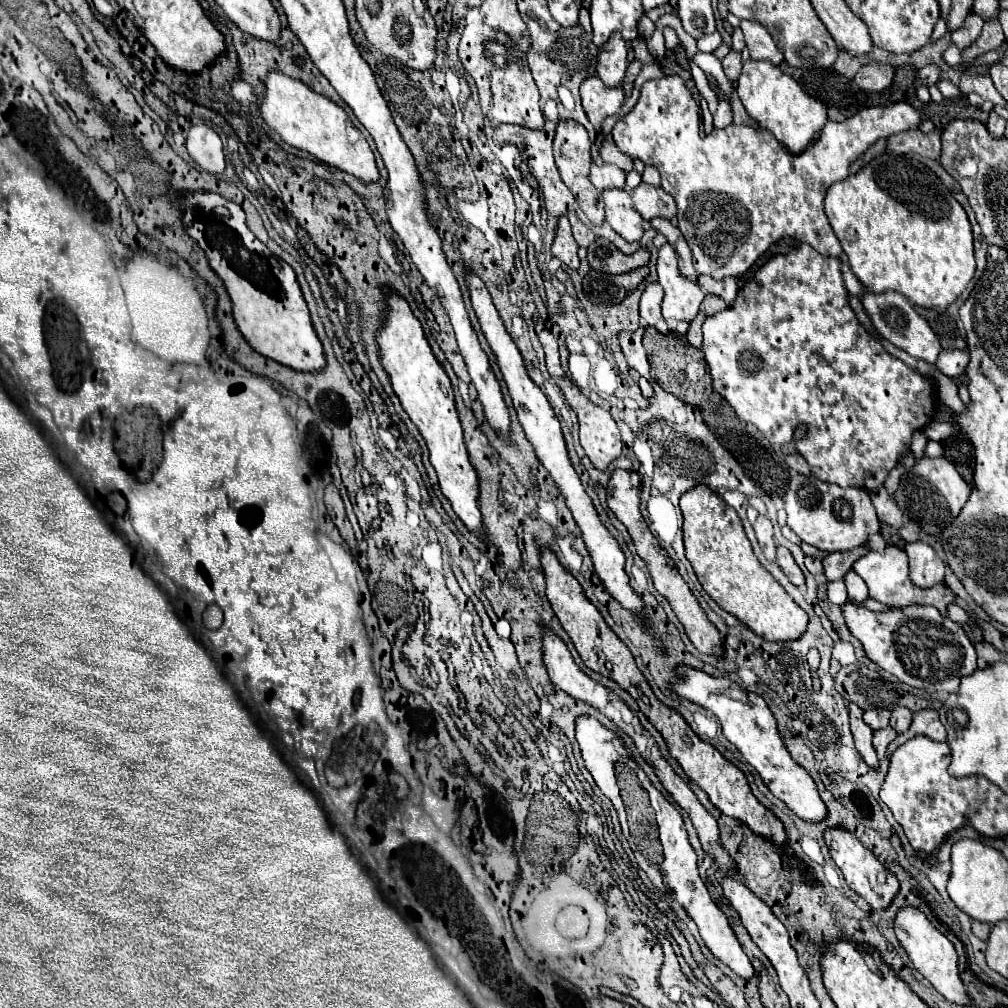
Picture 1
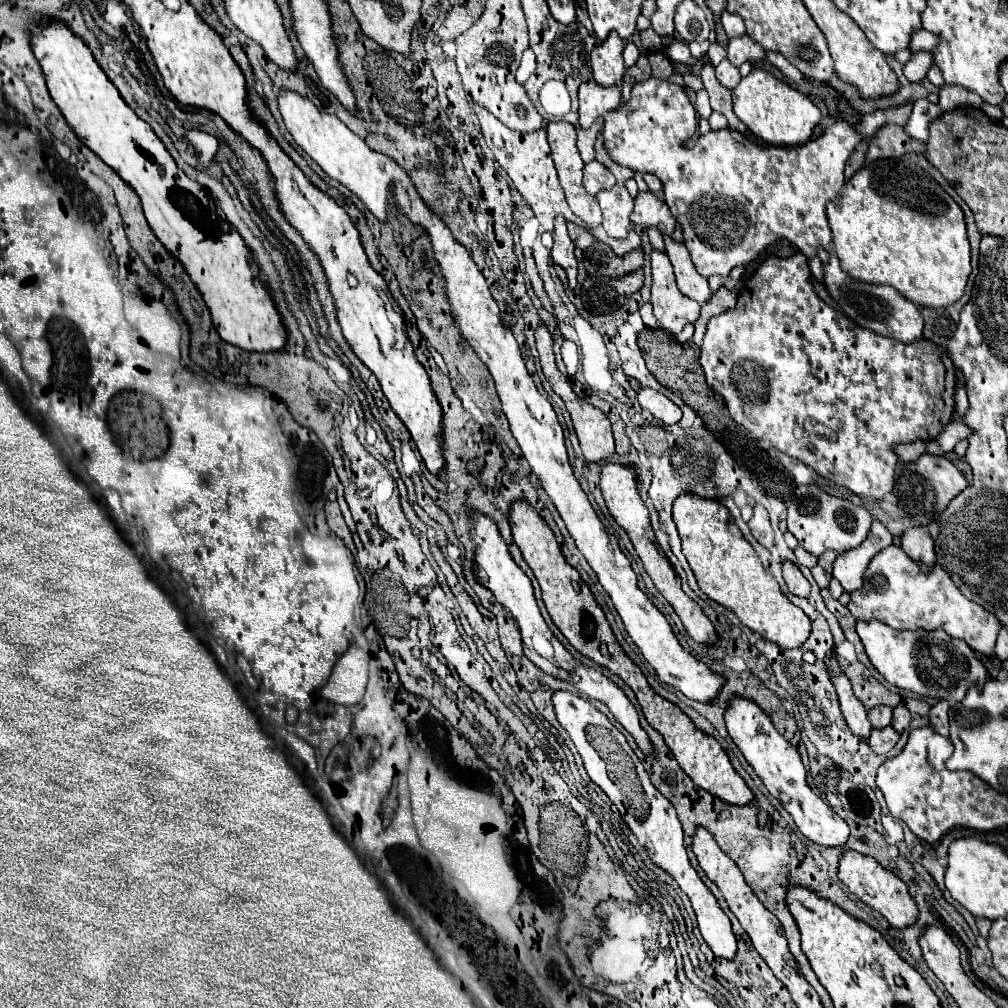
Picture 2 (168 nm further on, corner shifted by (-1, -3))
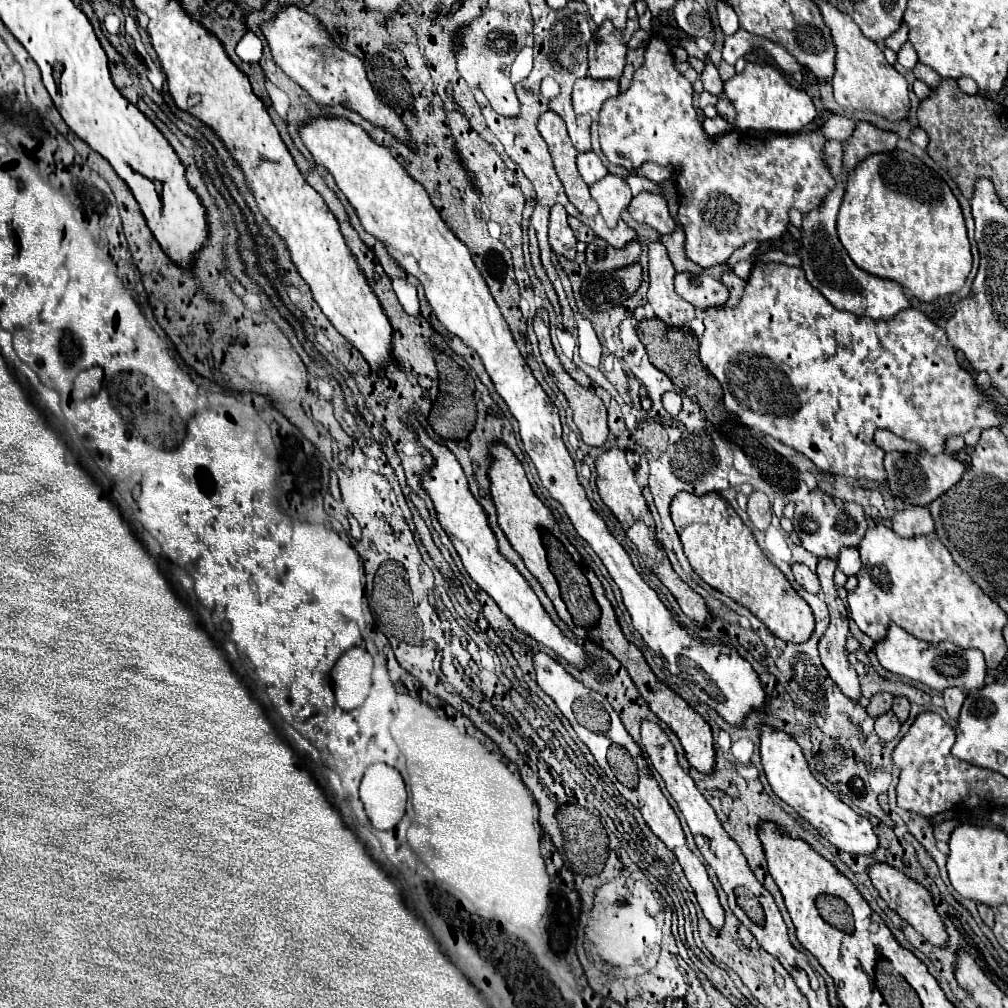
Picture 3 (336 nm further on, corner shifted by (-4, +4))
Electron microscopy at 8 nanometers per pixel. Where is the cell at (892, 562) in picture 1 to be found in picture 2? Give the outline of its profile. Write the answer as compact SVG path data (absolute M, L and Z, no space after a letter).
M895 544L873 556L863 574L863 586L851 594L847 608L857 620L881 620L895 630L945 630L987 658L995 658L995 640L1003 626L995 614L967 600L939 564L919 564Z

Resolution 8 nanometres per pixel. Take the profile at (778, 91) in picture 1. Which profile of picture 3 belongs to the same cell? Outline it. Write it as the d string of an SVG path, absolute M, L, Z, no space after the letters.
M746 63L746 69L724 83L724 91L736 107L736 129L758 129L758 131L778 131L796 133L806 127L816 117L816 107L808 93L794 89L786 83L778 69L770 65Z

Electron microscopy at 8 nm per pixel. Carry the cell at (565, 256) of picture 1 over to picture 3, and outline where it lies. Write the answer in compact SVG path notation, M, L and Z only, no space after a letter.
M554 205L550 209L550 229L548 229L548 239L552 245L552 251L556 255L562 255L566 259L576 257L576 237L568 225L568 213L562 205Z

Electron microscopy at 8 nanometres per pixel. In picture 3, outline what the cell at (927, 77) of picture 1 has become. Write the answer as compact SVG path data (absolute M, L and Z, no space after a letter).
M832 115L830 119L826 119L822 129L824 129L824 135L828 135L828 139L848 141L848 137L852 137L856 129L856 123L858 123L856 119L848 119L844 115Z

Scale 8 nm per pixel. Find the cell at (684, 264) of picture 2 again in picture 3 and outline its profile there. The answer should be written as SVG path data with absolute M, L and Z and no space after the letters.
M688 271L676 273L674 277L676 293L692 303L696 309L710 309L726 303L728 289L708 275L692 275Z

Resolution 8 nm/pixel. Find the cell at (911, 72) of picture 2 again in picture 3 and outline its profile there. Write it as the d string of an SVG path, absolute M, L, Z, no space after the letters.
M904 43L902 49L898 51L898 63L904 67L904 69L914 69L916 63L918 63L918 53L916 49L912 47L912 43Z

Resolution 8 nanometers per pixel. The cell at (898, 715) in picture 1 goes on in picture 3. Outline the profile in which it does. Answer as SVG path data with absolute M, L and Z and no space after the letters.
M896 697L894 705L892 705L892 713L898 717L900 723L904 723L910 713L910 701L906 697Z

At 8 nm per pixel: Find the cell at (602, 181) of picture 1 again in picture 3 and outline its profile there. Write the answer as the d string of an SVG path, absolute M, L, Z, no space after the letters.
M588 151L588 153L578 153L578 171L582 175L582 179L592 185L596 181L600 181L608 169L604 167L604 163L600 161L600 157L594 153L594 151Z

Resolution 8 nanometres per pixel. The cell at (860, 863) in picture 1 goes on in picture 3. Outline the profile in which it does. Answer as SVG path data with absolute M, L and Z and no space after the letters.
M874 863L866 869L866 873L868 873L872 885L878 889L880 897L886 901L886 905L892 911L896 911L908 925L912 925L920 935L924 935L934 945L944 945L948 941L948 935L944 931L944 923L936 913L936 907L932 903L932 897L930 897L928 889L924 889L920 883L912 881L910 877L906 877L898 869L890 867L888 863Z

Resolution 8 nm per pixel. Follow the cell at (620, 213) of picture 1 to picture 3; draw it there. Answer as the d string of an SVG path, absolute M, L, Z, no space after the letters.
M608 173L602 181L594 183L590 187L590 193L596 199L596 203L600 205L600 213L608 227L614 227L618 223L622 211L632 201L632 191L626 185L626 181L612 173Z

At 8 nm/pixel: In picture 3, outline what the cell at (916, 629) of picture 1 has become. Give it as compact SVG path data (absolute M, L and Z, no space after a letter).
M890 625L884 641L876 641L876 655L880 665L900 677L920 681L934 691L944 691L948 687L964 687L964 689L980 689L986 679L988 667L984 665L984 655L976 649L960 649L950 641L940 641L936 645L928 641L920 641L912 637L908 631L898 625Z

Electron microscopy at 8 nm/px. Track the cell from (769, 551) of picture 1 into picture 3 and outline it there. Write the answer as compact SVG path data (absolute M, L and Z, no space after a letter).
M754 491L750 497L748 497L748 515L750 515L750 521L754 523L756 529L760 531L766 531L770 527L770 519L772 519L772 509L770 509L770 501L764 493L760 491Z

